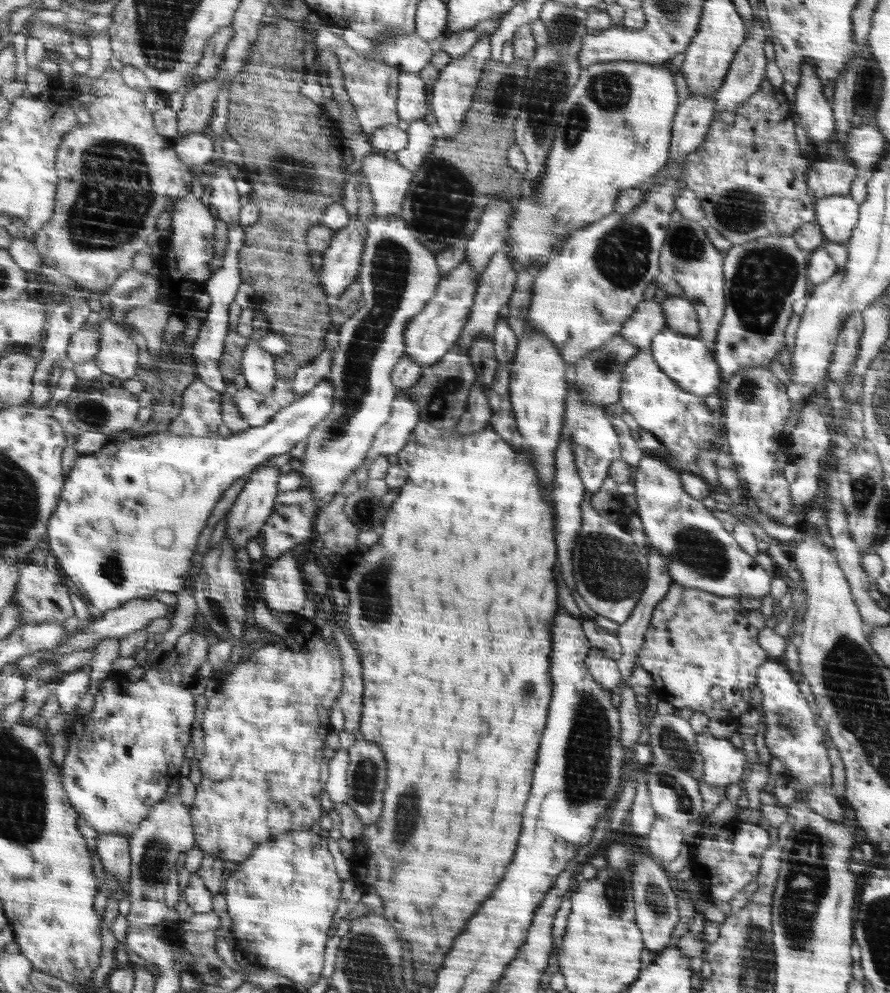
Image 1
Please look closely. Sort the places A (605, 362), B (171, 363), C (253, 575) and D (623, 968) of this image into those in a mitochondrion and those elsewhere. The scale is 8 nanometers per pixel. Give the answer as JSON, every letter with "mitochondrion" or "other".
{"A":"mitochondrion","B":"mitochondrion","C":"other","D":"other"}

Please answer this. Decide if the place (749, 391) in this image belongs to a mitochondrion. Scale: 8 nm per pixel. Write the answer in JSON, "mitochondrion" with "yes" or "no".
{"mitochondrion":"yes"}

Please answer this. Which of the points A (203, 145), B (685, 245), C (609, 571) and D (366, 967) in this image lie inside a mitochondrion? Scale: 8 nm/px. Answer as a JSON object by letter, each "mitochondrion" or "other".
{"A":"other","B":"mitochondrion","C":"mitochondrion","D":"mitochondrion"}

